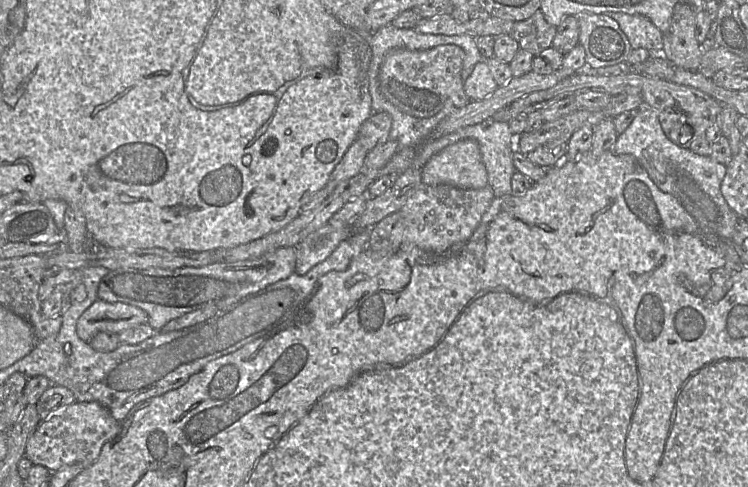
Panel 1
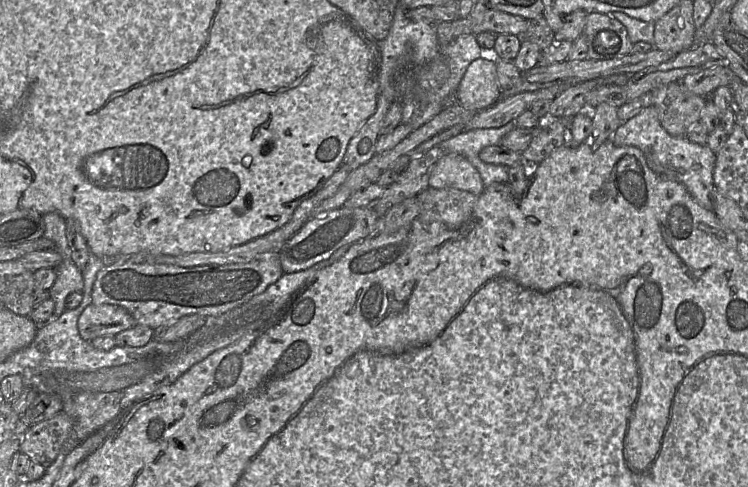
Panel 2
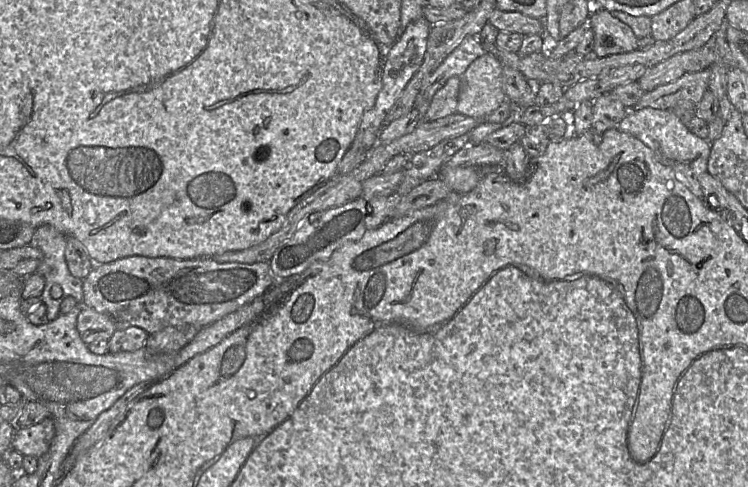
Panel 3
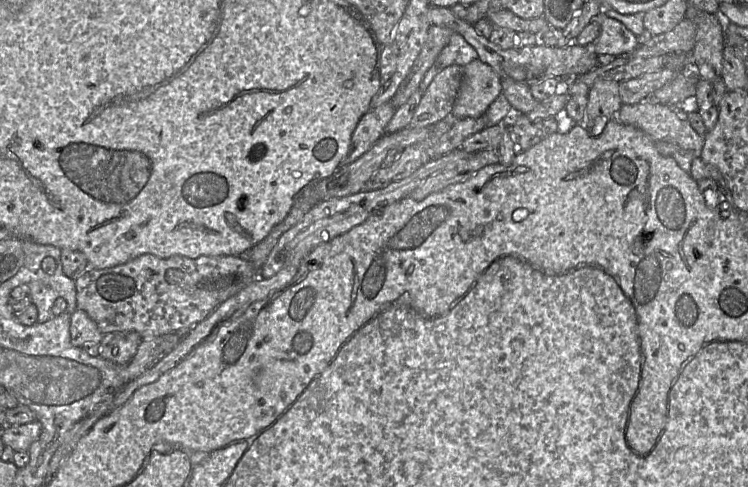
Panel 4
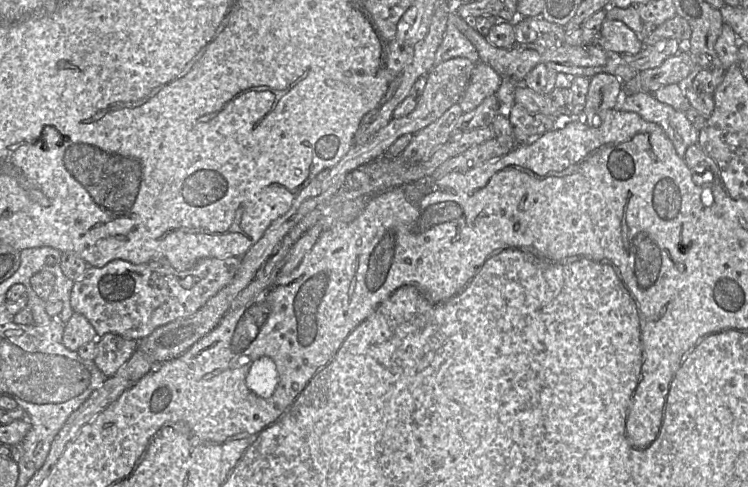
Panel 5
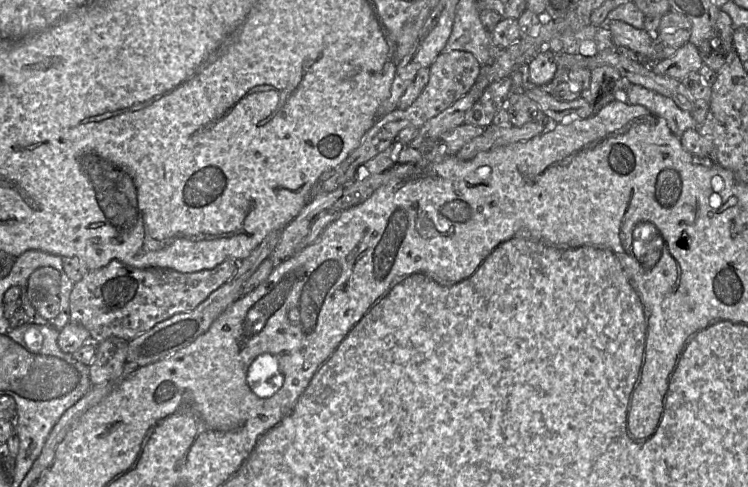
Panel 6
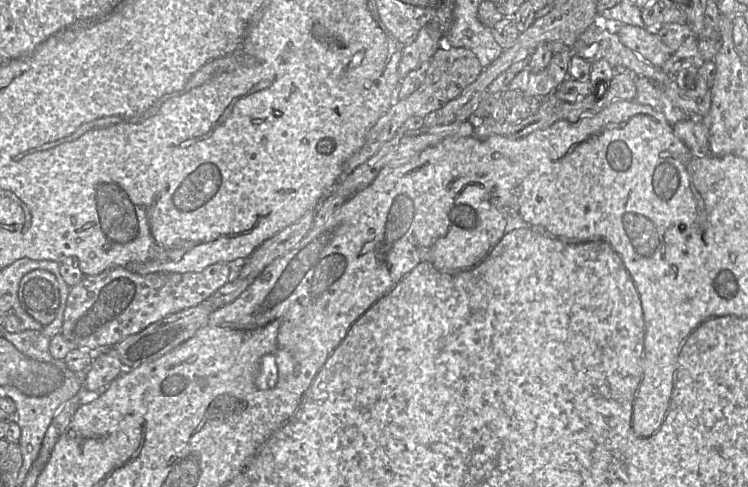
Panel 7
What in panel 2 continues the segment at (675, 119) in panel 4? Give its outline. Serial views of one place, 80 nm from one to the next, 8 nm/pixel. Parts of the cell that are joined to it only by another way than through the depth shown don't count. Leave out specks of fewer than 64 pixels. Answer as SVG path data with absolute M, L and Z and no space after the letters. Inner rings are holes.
M652 105L622 124L611 137L615 146L639 148L649 168L660 177L681 183L693 199L706 209L713 210L711 192L715 188L713 171L716 154L708 145L691 142L687 137L671 136L662 126L657 108Z

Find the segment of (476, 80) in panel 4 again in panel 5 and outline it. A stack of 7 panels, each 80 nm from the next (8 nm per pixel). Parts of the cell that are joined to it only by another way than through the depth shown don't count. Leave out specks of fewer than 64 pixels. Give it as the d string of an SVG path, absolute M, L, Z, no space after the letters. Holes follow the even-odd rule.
M475 64L468 87L458 102L463 113L474 110L488 96L496 94L502 81L503 78L489 65Z

